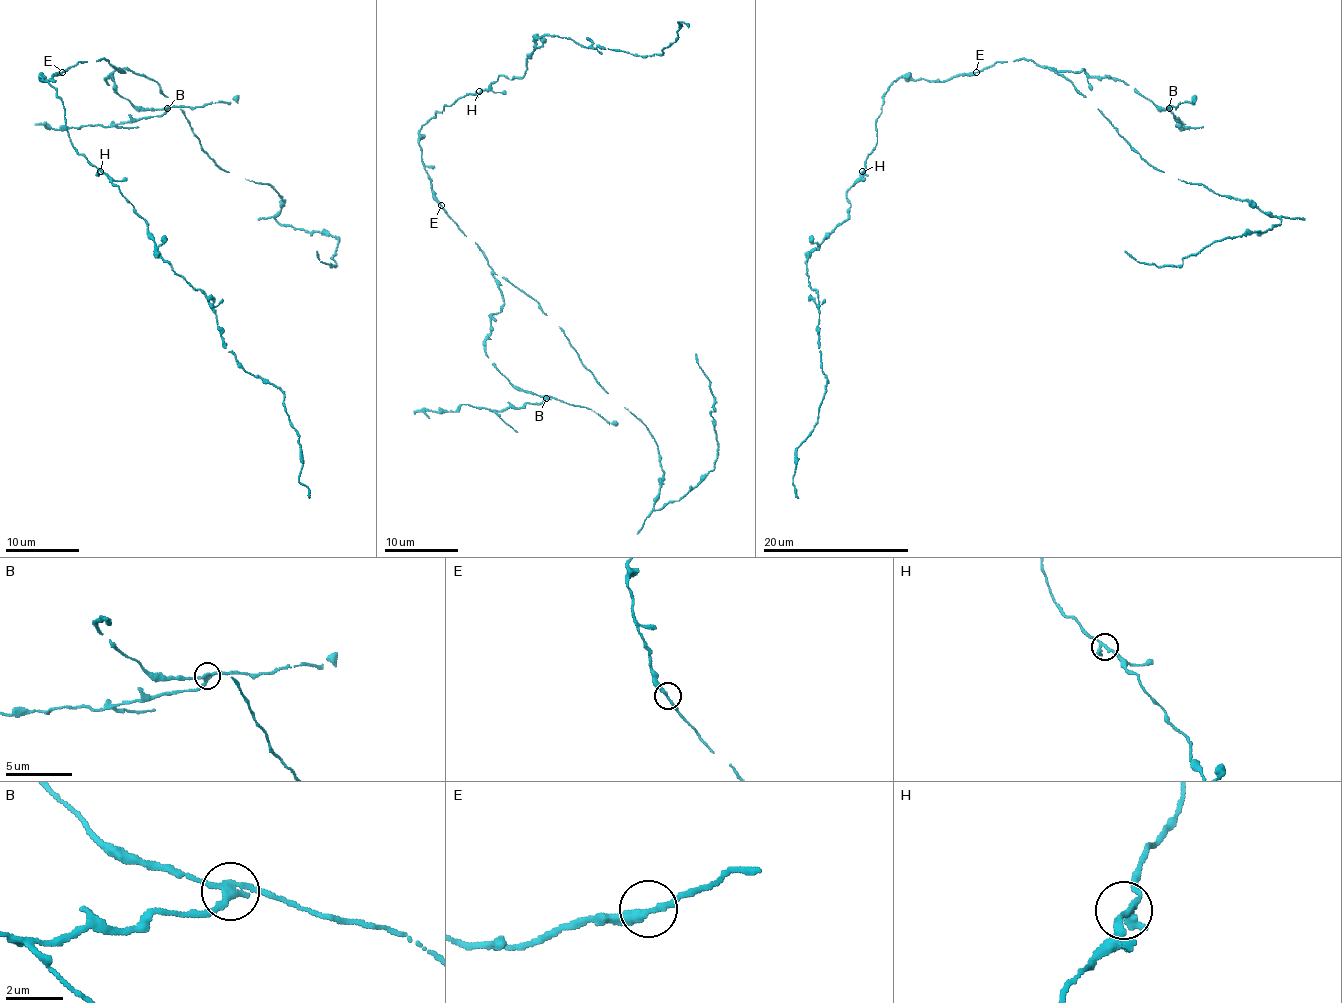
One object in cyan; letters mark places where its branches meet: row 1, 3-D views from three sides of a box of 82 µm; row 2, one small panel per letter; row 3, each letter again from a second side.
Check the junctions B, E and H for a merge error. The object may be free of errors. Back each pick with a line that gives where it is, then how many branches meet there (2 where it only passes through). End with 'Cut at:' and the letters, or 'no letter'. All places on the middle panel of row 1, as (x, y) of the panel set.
B: place (546, 398); branches 3
Cut at: B

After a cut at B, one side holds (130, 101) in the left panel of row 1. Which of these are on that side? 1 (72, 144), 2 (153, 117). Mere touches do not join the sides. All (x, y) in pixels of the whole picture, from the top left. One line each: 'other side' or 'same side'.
1: same side
2: other side

